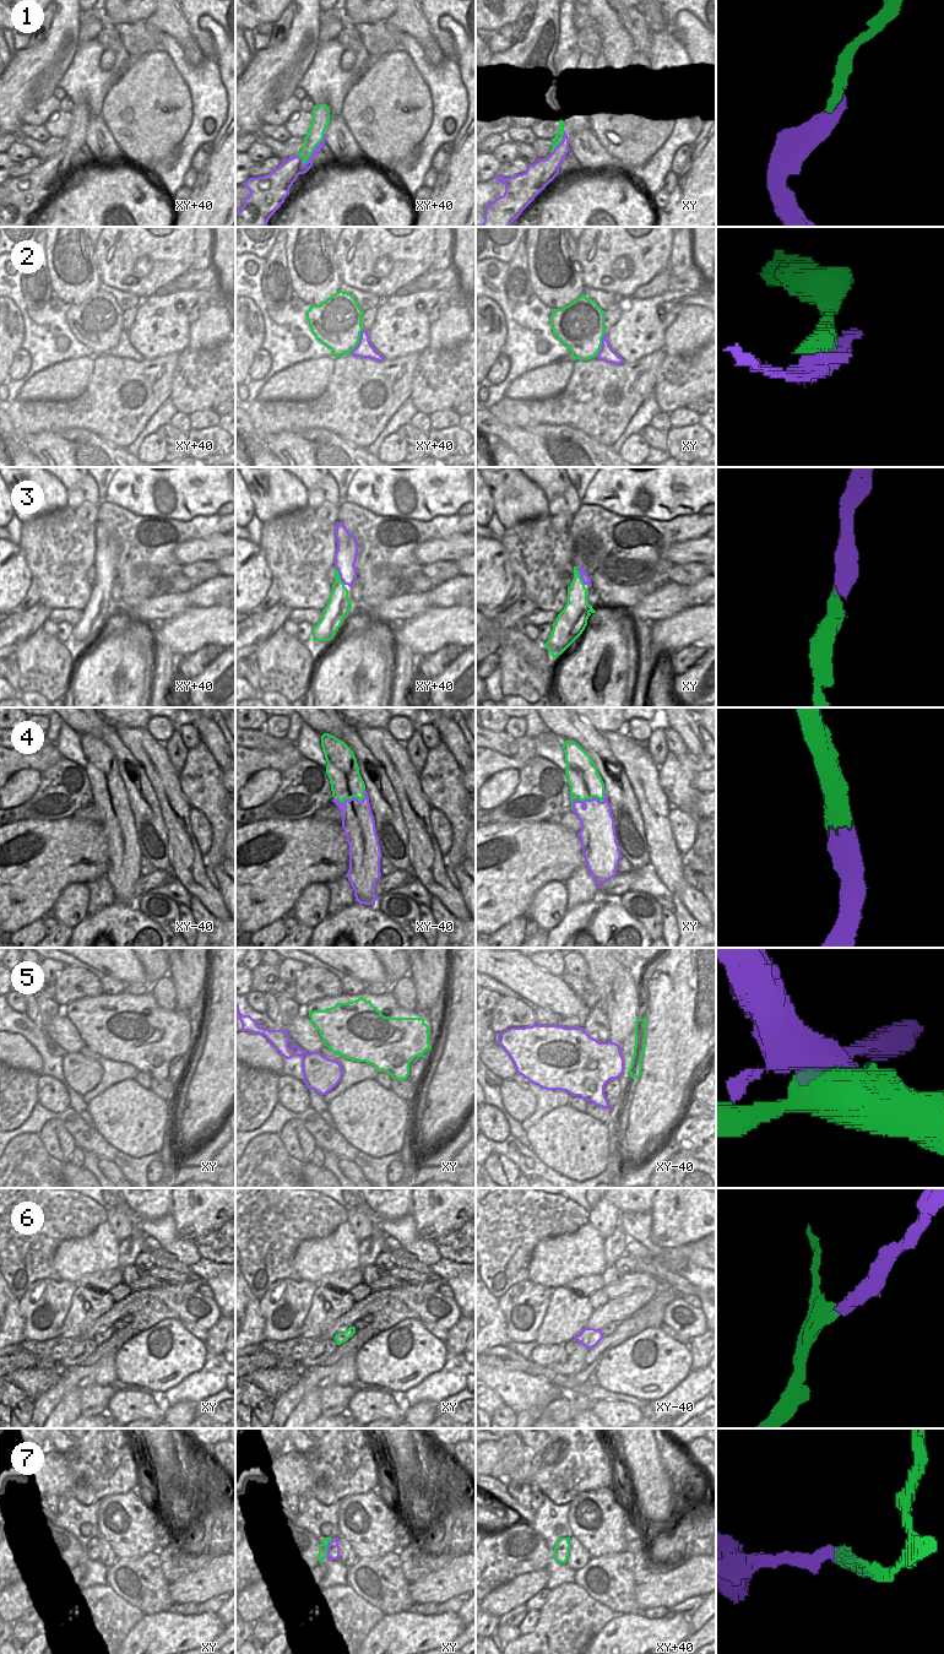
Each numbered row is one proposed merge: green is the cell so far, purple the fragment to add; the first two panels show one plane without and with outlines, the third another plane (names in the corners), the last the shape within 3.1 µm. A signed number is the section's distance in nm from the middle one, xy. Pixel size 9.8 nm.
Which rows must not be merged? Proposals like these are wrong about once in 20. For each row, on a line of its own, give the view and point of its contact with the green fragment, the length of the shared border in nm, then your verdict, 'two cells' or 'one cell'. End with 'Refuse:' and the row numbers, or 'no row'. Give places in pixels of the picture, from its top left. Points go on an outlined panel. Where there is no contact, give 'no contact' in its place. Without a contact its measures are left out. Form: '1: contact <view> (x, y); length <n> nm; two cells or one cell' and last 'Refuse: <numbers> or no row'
1: contact xy+40 (315, 147); length 400 nm; one cell
2: contact xy (601, 343); length 260 nm; one cell
3: contact xy (579, 575); length 200 nm; one cell
4: contact xy (587, 798); length 380 nm; one cell
5: no contact; one cell
6: no contact; one cell
7: contact xy (326, 1547); length 190 nm; one cell
Refuse: no row

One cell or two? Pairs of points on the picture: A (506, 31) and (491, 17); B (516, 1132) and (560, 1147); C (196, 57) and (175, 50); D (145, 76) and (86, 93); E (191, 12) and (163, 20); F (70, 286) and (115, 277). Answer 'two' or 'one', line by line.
A: two
B: two
C: two
D: two
E: two
F: two

